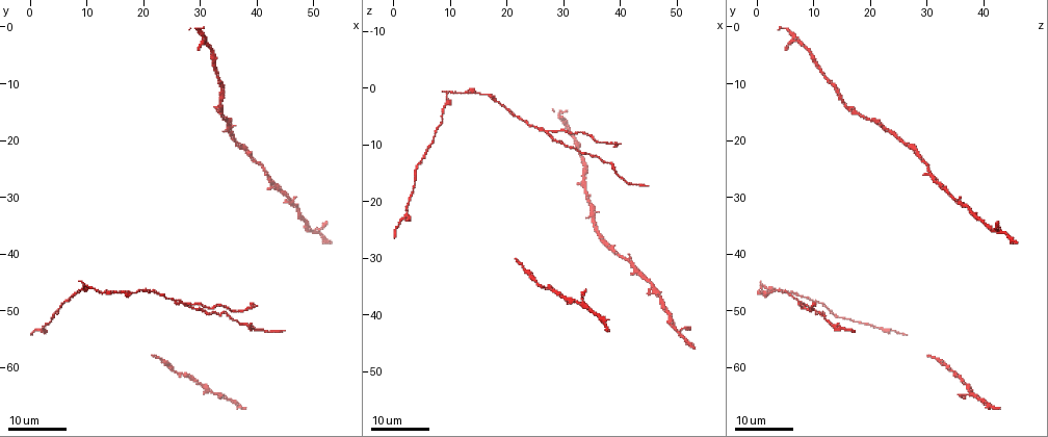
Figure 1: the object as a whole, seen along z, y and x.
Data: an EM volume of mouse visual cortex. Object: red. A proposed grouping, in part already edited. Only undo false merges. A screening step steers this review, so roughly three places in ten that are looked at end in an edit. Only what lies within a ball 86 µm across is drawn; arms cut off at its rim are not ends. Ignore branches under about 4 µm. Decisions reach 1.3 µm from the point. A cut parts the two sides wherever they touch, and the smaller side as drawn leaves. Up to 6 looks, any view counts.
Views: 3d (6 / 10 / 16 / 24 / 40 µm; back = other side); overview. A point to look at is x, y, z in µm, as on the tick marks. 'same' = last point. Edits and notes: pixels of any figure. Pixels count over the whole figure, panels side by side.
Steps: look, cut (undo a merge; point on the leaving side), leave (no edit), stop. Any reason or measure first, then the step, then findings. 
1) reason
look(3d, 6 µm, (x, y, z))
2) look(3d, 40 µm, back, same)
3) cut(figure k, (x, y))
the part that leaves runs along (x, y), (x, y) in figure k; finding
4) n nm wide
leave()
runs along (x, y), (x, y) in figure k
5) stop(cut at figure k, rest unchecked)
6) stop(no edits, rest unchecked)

arms part here
look(3d, 16 µm, (46.0, 31.0, 36.0))

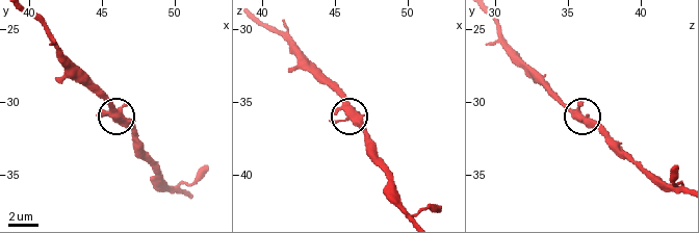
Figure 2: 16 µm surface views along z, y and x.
zoom in
look(3d, 10 µm, (46.0, 31.0, 36.2))

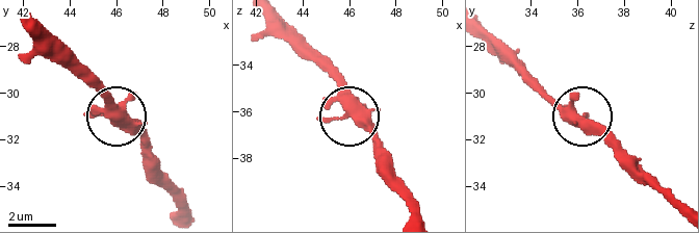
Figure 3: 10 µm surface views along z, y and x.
side arm 52 µm
leave()
continuous, no second neuron

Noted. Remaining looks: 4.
three-way junction
look(3d, 24 µm, (9.5, 46.0, 1.5))

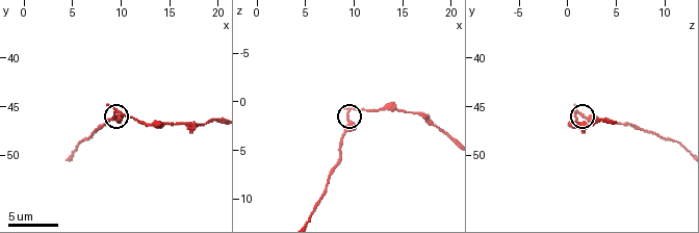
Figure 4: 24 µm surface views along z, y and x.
look(3d, 10 µm, (9.2, 45.8, 1.6))

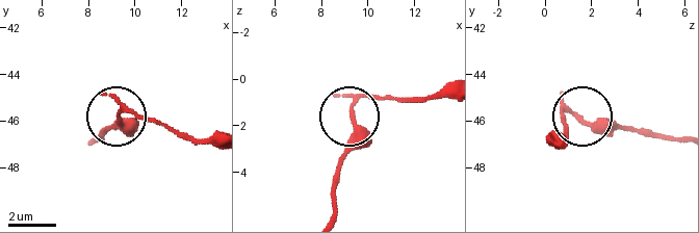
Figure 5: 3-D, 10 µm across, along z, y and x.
look(3d, 6 µm, (9.4, 45.9, 1.5))

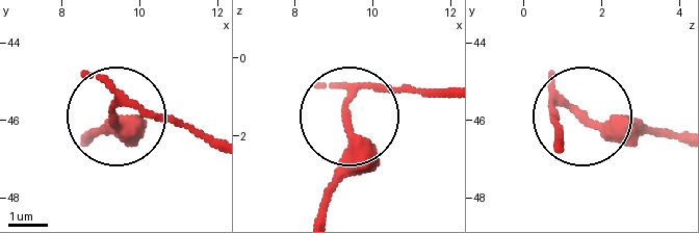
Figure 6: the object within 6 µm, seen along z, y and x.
160 nm wide
cut(figure 6, (369, 139))
the part that leaves runs along (354, 96), (346, 162), (327, 212) in figure 6; a second neuron is stuck on

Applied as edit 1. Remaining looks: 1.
stop(cut at figure 6, rest unchecked)

